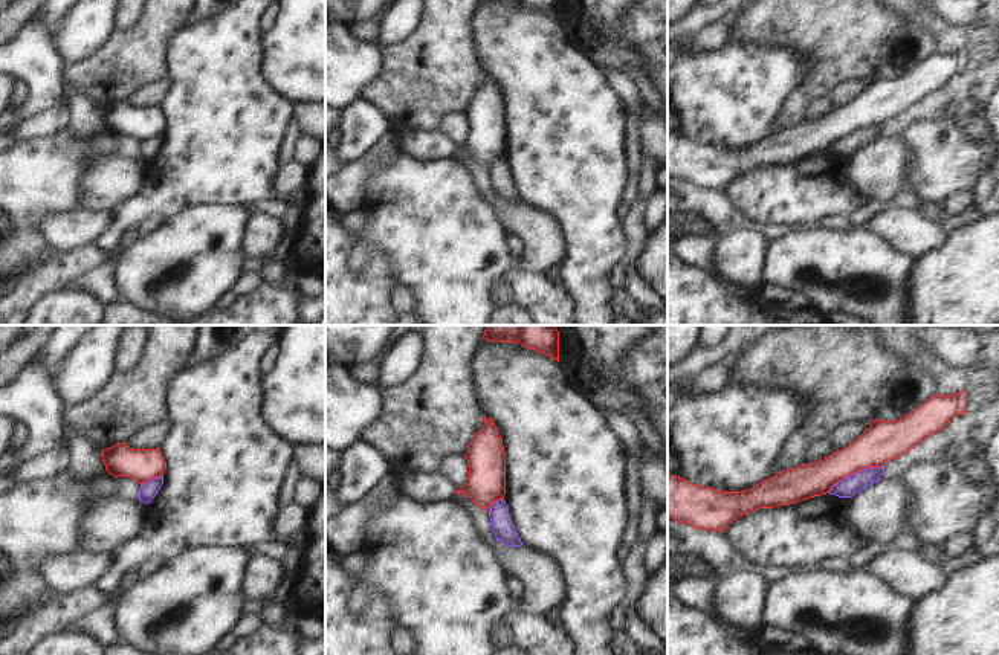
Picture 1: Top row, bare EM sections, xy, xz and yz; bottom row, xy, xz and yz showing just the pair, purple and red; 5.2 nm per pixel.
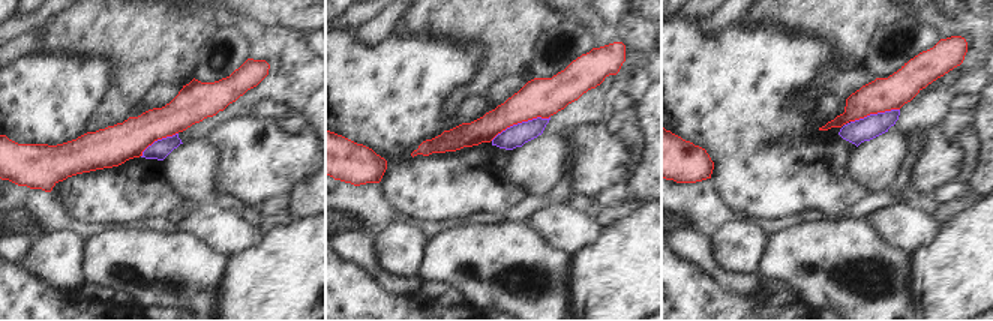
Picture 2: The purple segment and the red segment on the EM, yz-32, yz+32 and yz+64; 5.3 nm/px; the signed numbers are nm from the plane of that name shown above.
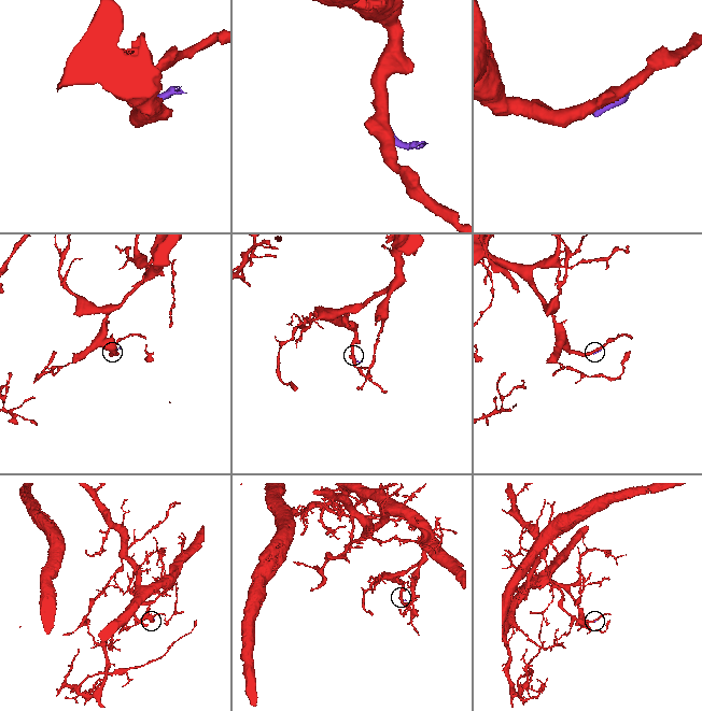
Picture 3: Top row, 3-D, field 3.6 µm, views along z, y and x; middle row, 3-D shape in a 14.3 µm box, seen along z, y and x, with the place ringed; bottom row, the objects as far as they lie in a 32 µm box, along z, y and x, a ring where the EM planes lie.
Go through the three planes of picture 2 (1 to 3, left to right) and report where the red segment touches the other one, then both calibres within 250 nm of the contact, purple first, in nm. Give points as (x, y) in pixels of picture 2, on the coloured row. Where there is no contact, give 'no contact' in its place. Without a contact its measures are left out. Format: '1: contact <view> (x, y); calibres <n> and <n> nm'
1: contact yz-32 (158, 140); calibres 100 and 220 nm
2: contact yz+32 (519, 123); calibres 120 and 200 nm
3: contact yz+64 (875, 114); calibres 130 and 180 nm

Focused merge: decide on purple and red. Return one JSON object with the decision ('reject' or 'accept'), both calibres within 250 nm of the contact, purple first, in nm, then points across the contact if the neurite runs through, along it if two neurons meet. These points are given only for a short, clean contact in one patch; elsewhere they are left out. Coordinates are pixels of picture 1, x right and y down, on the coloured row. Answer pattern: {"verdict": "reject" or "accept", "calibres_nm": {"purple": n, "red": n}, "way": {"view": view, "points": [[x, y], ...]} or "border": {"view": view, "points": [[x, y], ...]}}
{"verdict": "reject", "calibres_nm": {"purple": 100, "red": 200}}

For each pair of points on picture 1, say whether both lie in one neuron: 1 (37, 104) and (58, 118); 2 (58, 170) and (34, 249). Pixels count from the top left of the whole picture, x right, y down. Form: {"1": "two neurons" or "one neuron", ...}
{"1": "two neurons", "2": "one neuron"}

